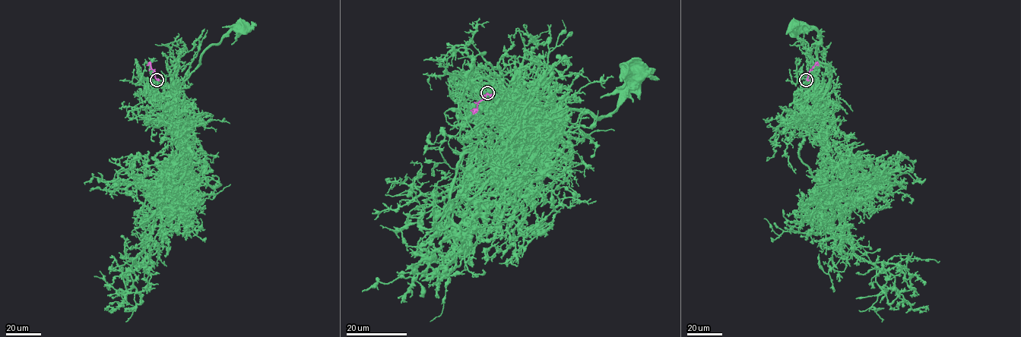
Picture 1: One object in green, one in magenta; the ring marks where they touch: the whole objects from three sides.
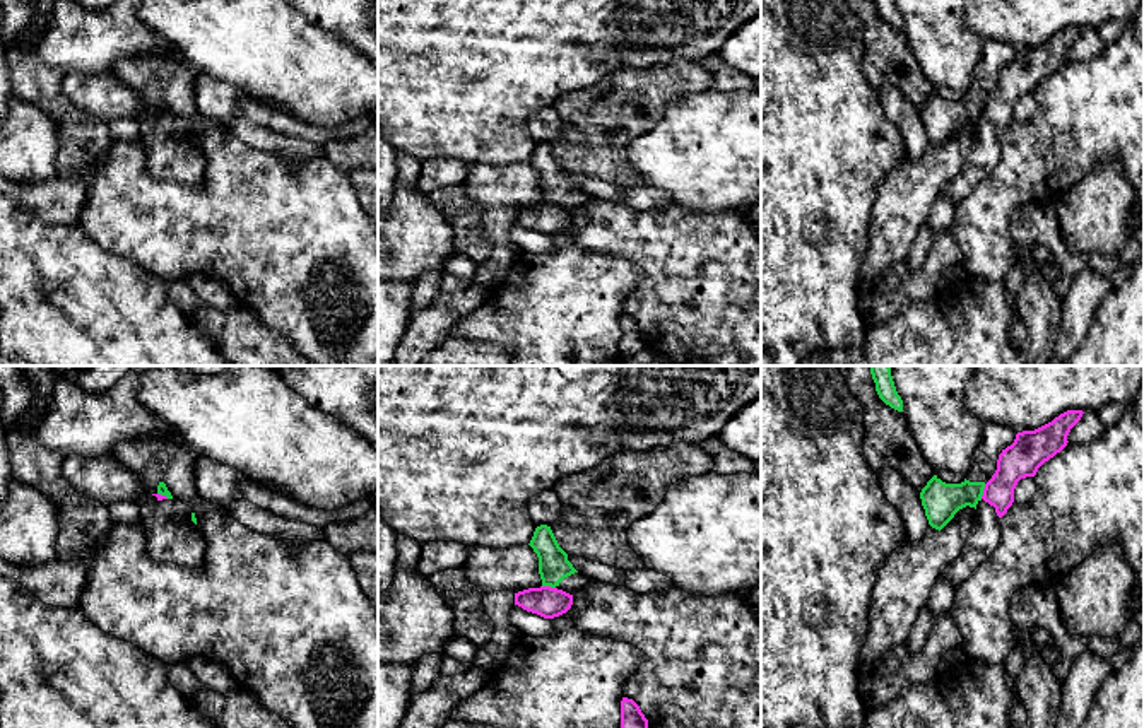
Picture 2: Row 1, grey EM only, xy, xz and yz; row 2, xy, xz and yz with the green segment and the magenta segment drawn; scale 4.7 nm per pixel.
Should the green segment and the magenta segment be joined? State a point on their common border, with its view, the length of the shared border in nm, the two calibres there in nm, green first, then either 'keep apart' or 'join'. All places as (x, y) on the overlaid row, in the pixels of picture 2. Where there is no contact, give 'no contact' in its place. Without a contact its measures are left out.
contact yz (982, 491); length 80 nm; calibres 180 and 170 nm; keep apart

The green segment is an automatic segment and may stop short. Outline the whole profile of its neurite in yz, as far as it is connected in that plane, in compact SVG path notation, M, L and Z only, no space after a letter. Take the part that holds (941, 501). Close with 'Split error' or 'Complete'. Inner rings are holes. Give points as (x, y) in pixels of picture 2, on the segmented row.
M985 422L982 441L973 455L970 472L964 473L964 480L961 484L946 484L934 475L927 482L920 499L932 528L941 531L966 506L976 509L985 484L997 470L999 455L1014 443L1016 434L1007 426Z. Split error

